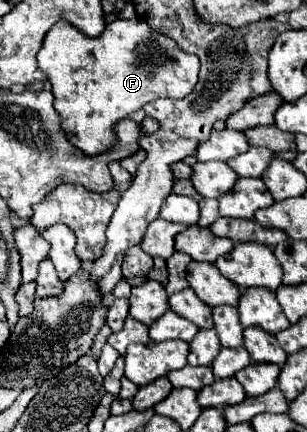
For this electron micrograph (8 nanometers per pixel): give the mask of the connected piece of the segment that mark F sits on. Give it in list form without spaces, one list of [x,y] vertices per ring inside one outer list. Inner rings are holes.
[[[136,17],[130,21],[116,19],[108,23],[104,33],[96,39],[84,35],[66,21],[58,21],[44,37],[44,45],[38,53],[38,69],[44,71],[52,83],[54,107],[62,119],[64,131],[70,135],[70,141],[86,155],[98,155],[118,145],[114,127],[120,119],[126,119],[130,113],[160,97],[186,97],[198,81],[200,61],[196,55],[182,51],[174,39],[156,33],[144,19]]]

